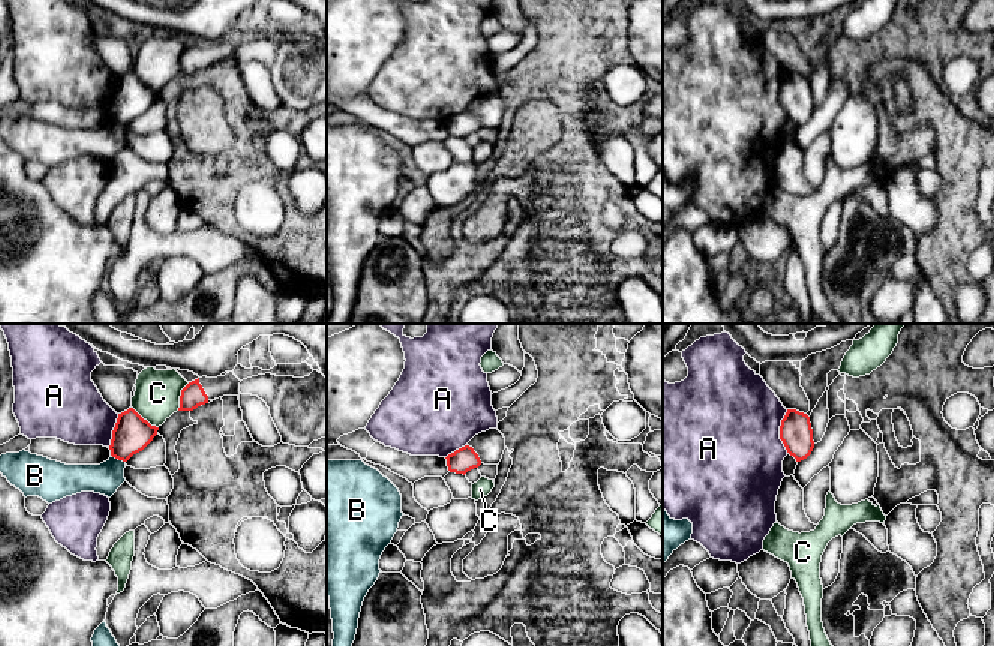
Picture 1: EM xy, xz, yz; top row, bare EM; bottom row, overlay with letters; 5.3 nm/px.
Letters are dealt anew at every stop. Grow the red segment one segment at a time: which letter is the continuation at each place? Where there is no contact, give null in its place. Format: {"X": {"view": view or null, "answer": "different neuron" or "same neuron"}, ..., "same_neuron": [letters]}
{"A": {"view": "yz", "answer": "different neuron"}, "B": {"view": "xy", "answer": "different neuron"}, "C": {"view": "xy", "answer": "different neuron"}, "same_neuron": []}

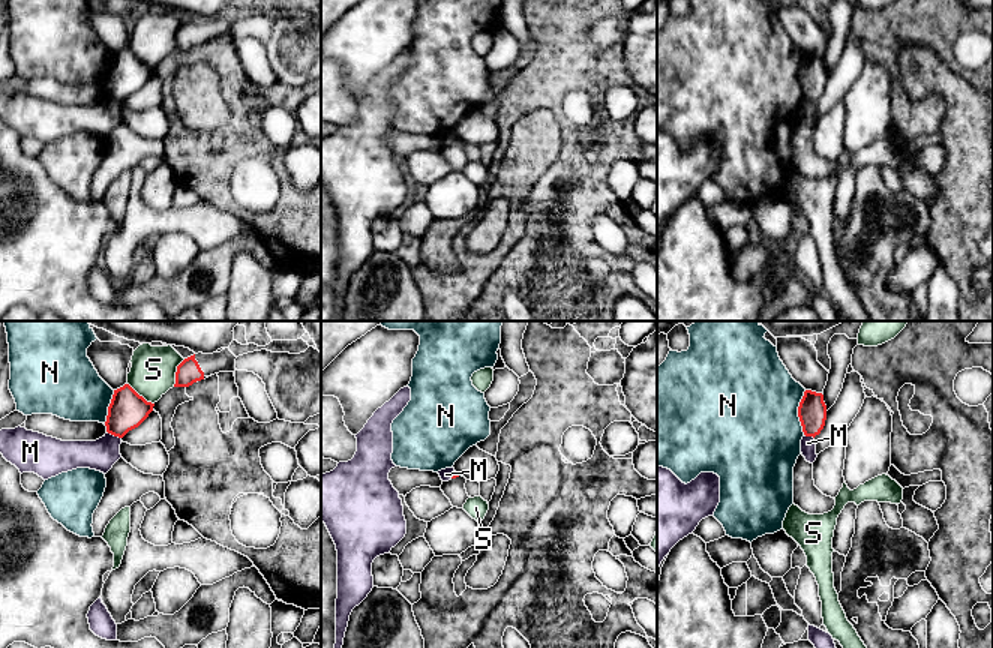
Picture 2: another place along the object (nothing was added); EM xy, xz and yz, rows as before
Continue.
{"M": {"view": "xy", "answer": "different neuron"}, "N": {"view": "yz", "answer": "different neuron"}, "S": {"view": "xy", "answer": "different neuron"}, "same_neuron": []}

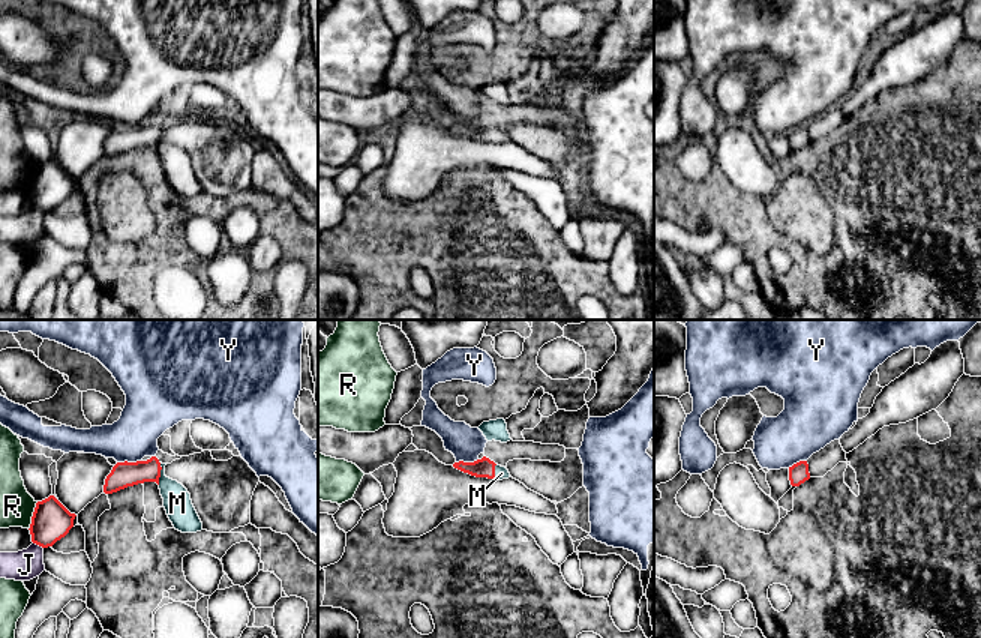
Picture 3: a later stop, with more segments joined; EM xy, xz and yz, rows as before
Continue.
{"J": {"view": "xy", "answer": "different neuron"}, "M": {"view": "xy", "answer": "same neuron"}, "R": {"view": "xy", "answer": "different neuron"}, "Y": {"view": "xy", "answer": "different neuron"}, "same_neuron": ["M"]}

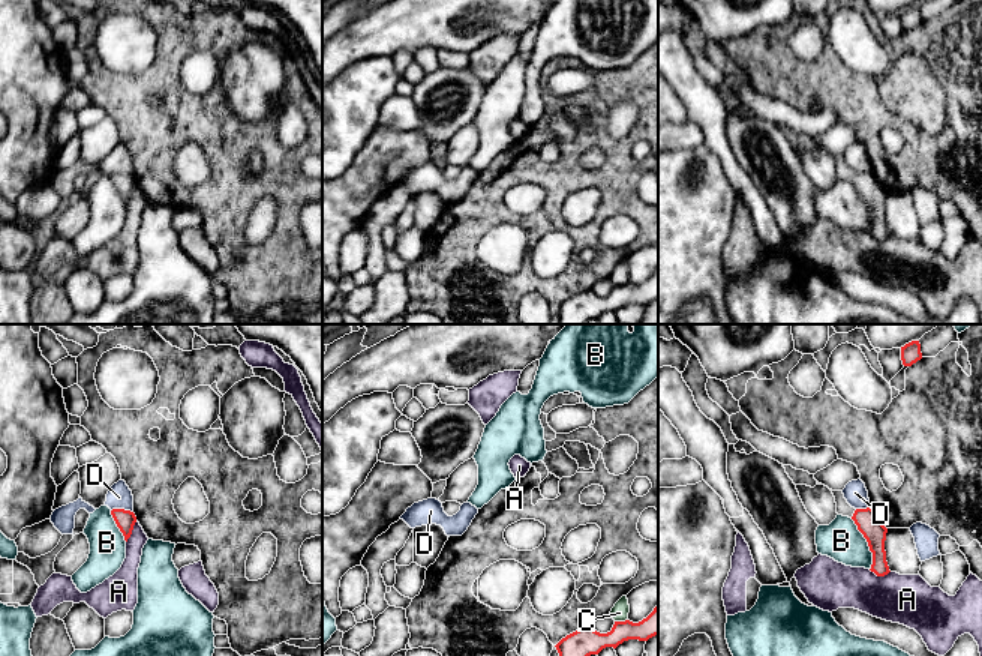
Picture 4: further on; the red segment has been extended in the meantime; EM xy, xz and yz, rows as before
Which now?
{"A": {"view": "xy", "answer": "different neuron"}, "B": {"view": "yz", "answer": "different neuron"}, "C": {"view": "xz", "answer": "different neuron"}, "D": {"view": "xy", "answer": "different neuron"}, "same_neuron": []}

